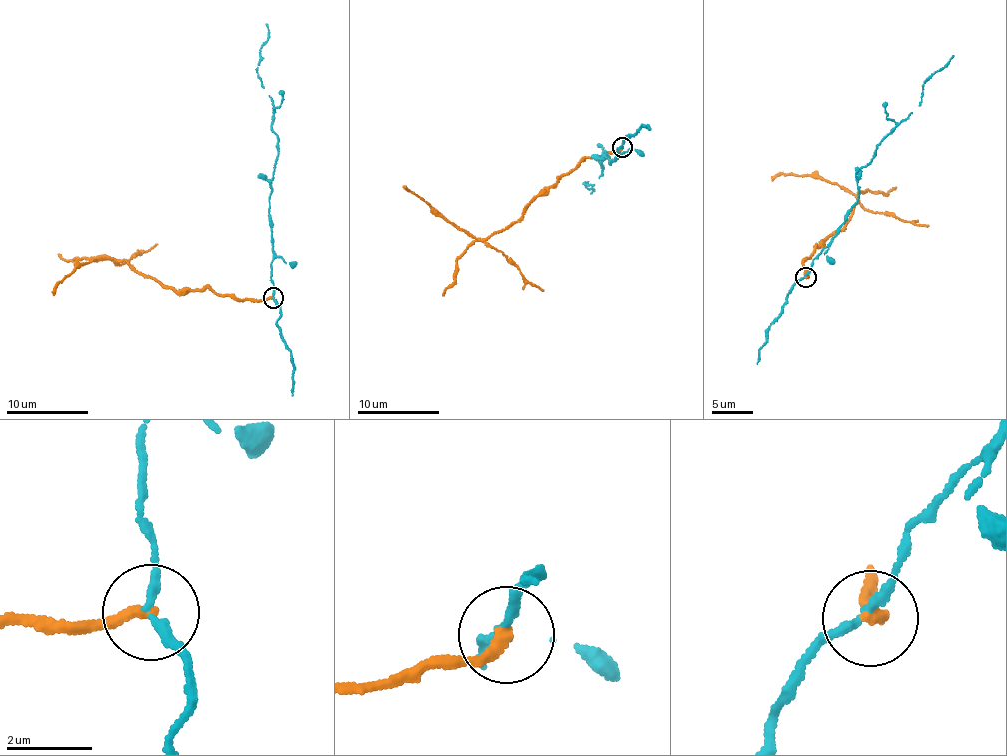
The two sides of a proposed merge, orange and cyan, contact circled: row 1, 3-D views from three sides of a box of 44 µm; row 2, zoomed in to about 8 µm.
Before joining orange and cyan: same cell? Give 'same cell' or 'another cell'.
another cell

